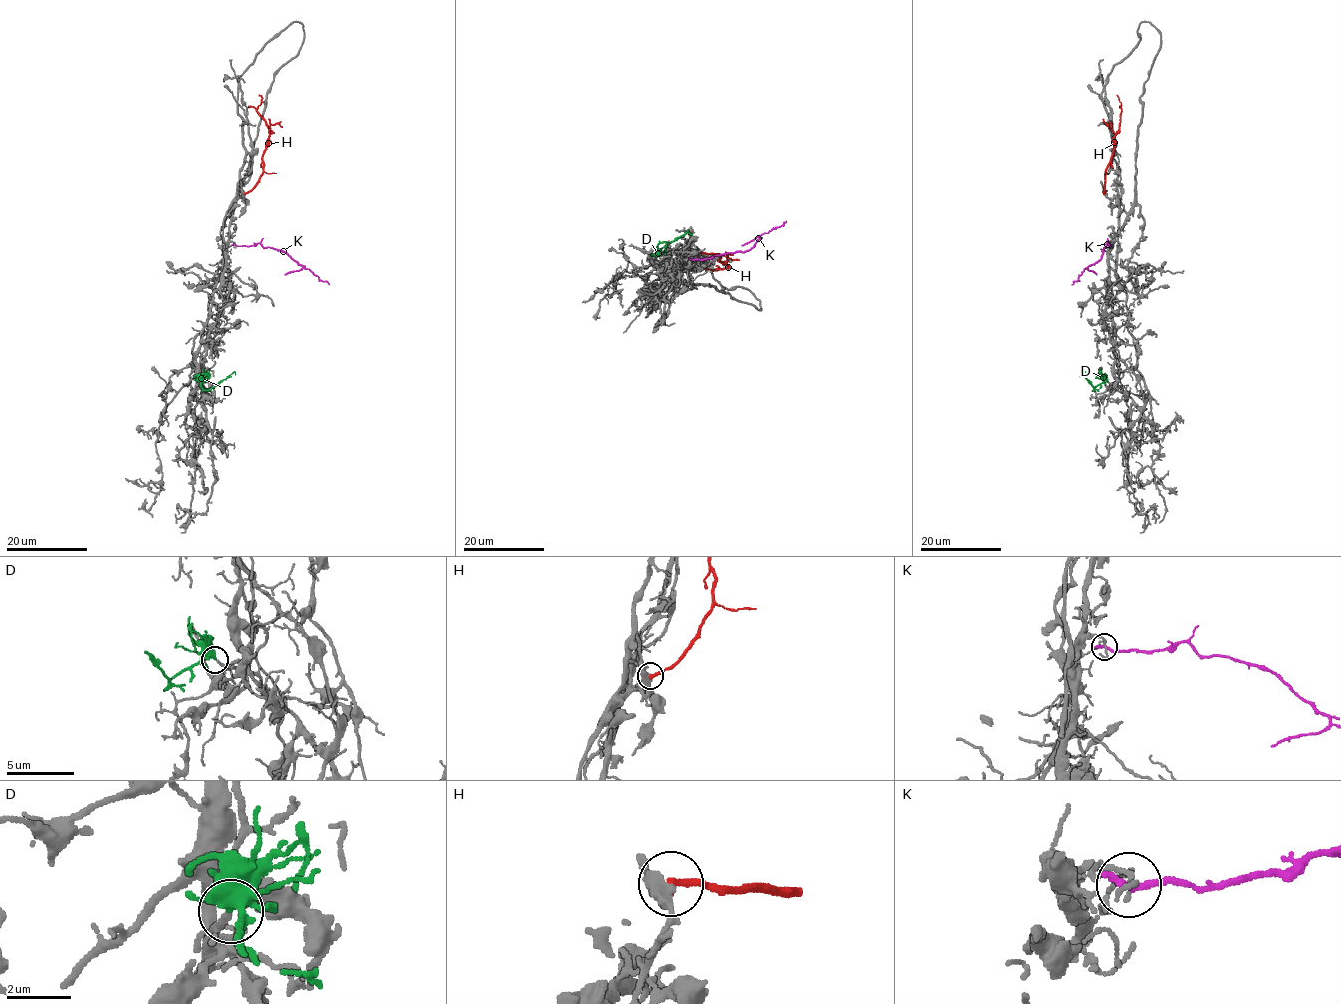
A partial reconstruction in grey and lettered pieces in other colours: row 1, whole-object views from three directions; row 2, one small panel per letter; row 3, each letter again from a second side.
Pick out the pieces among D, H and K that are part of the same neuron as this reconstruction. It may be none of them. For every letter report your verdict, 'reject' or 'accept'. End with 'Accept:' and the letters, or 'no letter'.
D: accept
H: reject
K: reject
Accept: D

